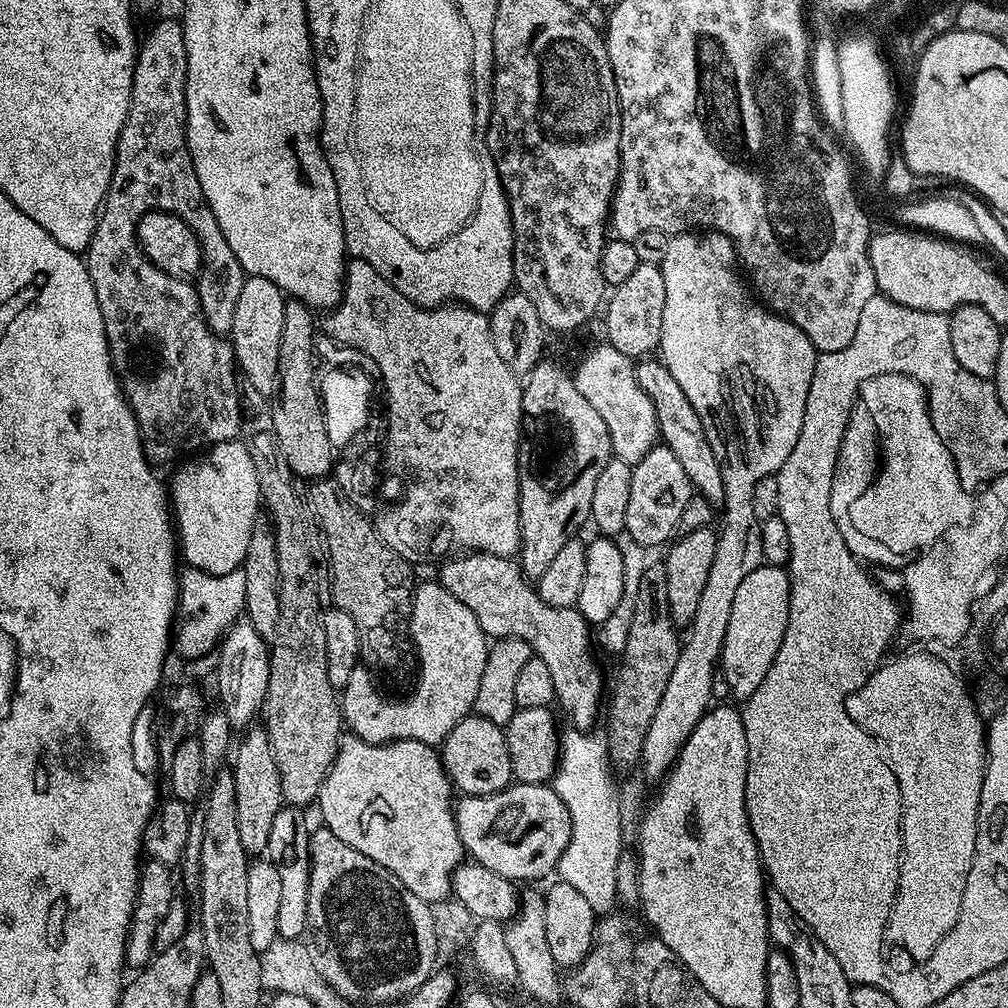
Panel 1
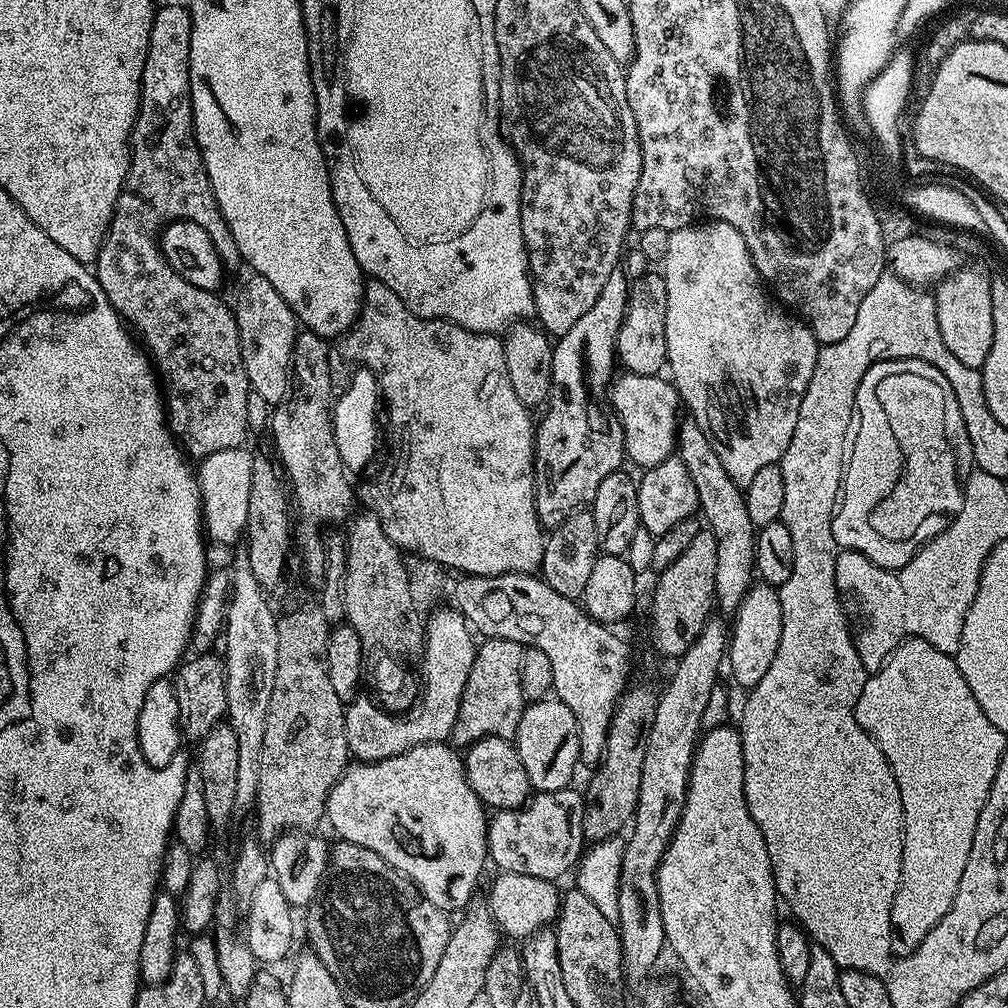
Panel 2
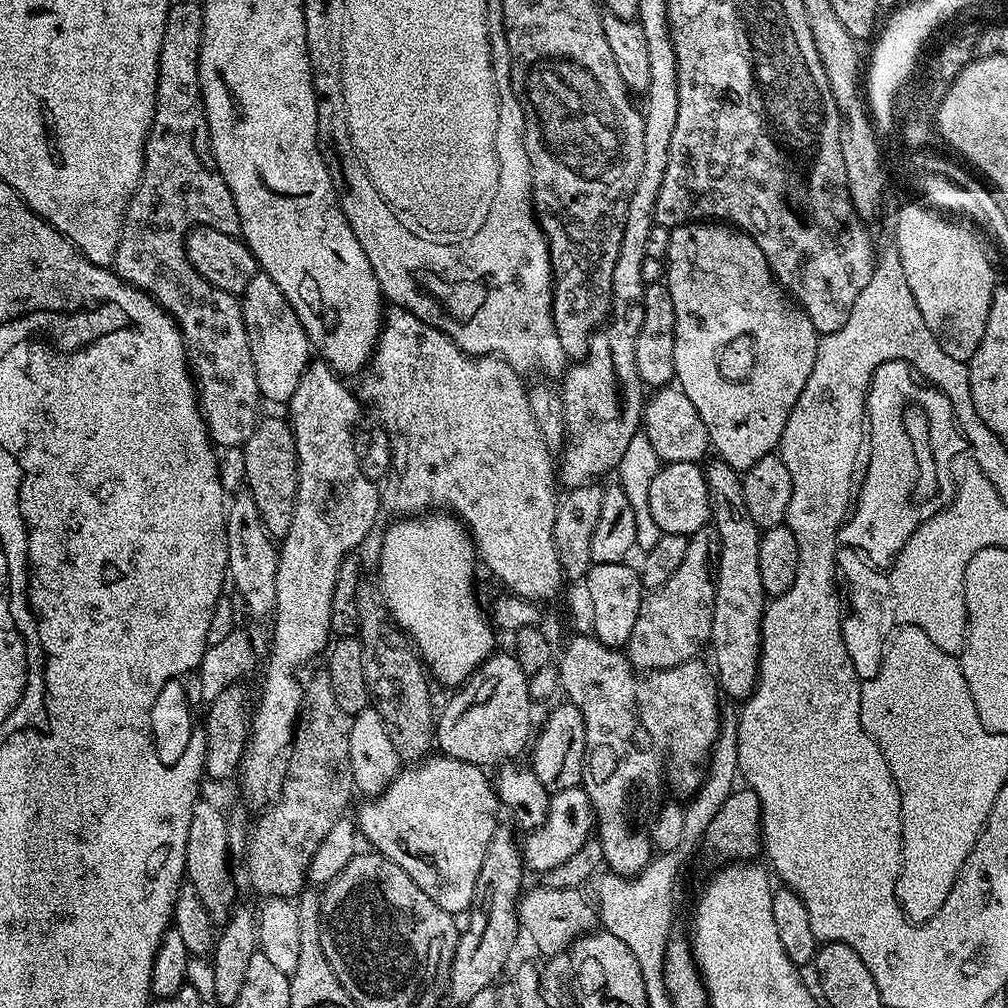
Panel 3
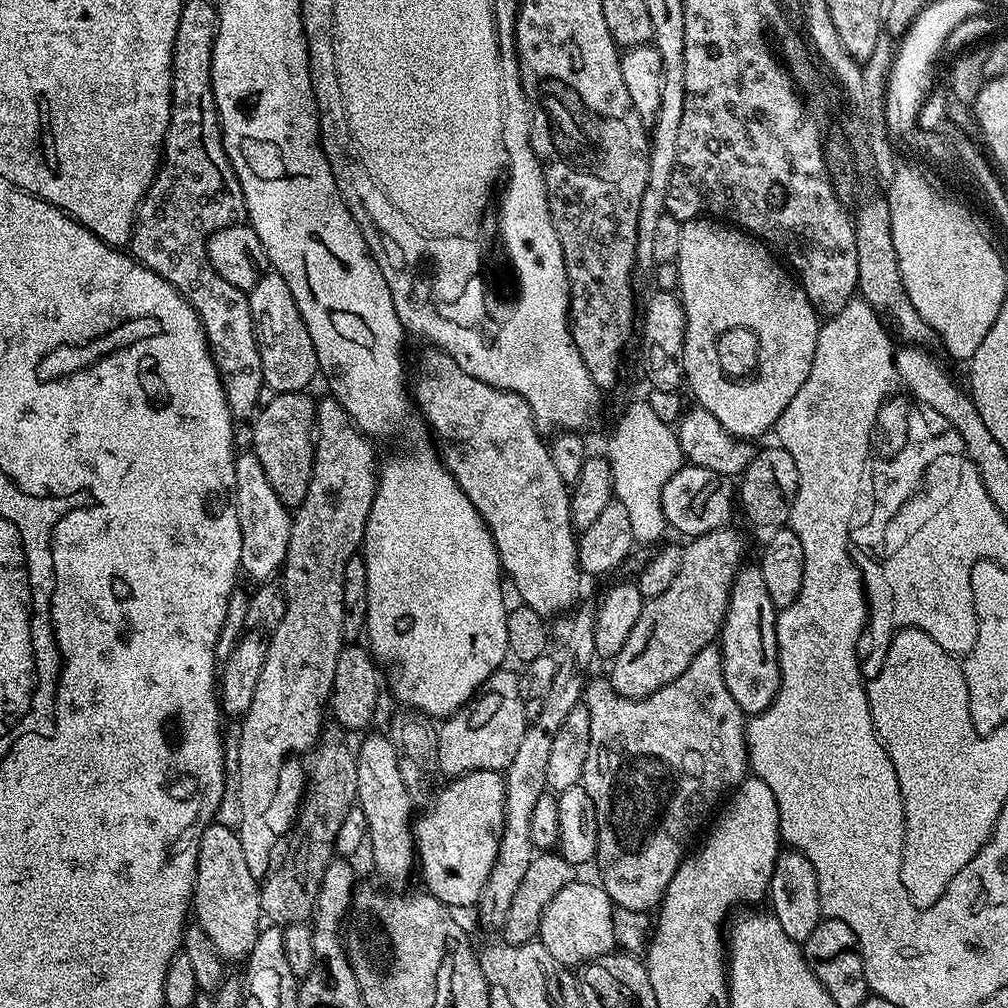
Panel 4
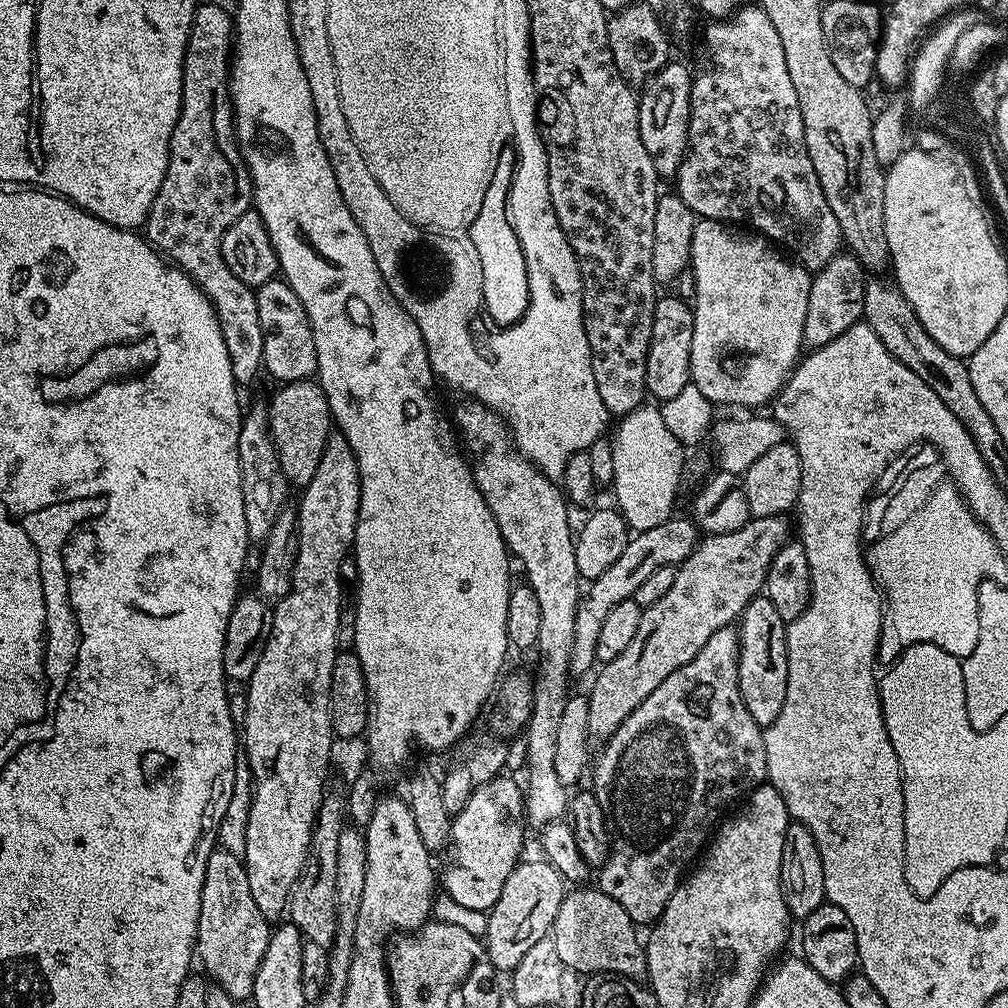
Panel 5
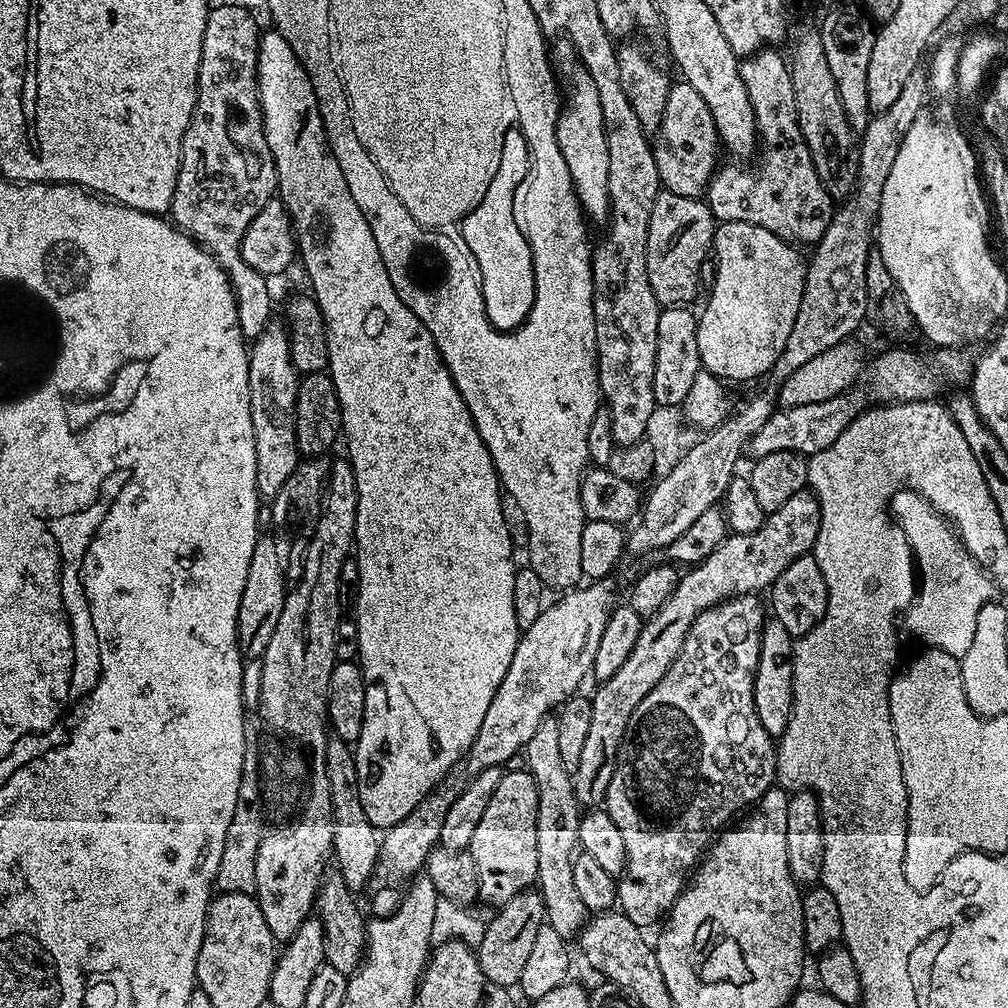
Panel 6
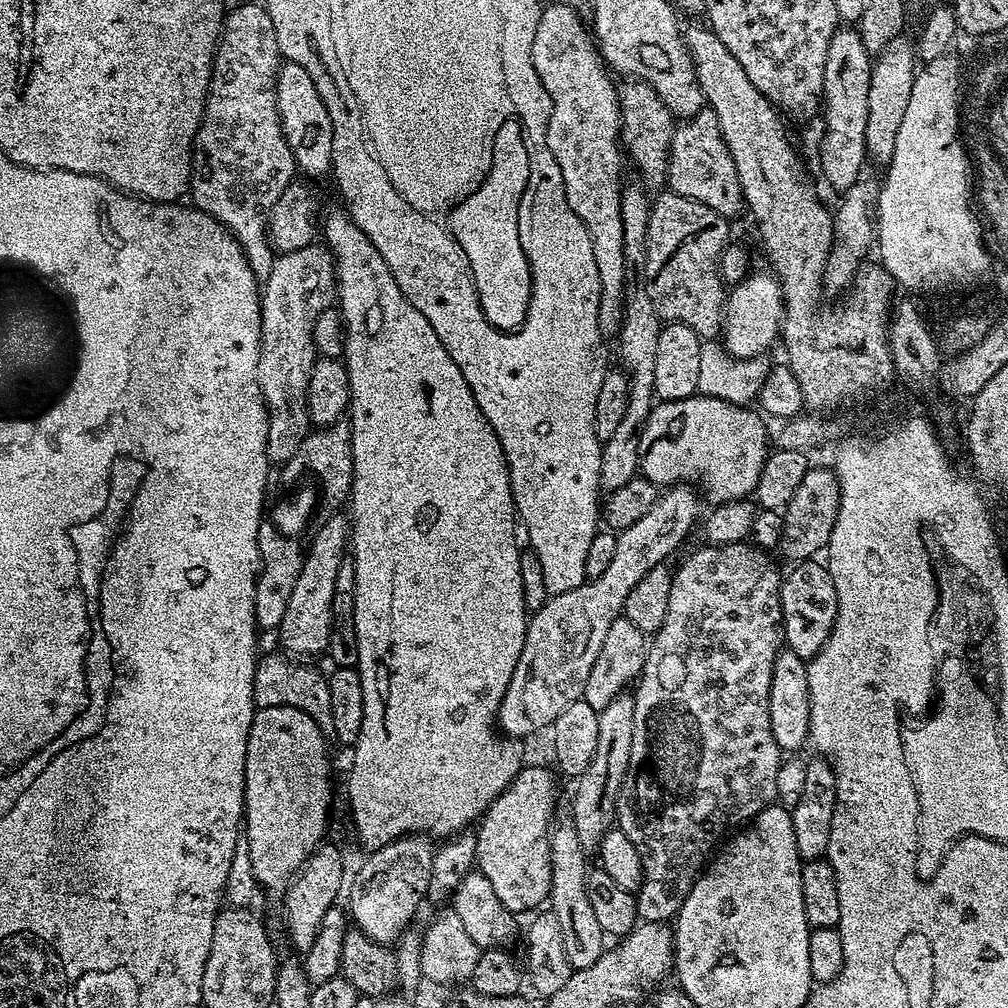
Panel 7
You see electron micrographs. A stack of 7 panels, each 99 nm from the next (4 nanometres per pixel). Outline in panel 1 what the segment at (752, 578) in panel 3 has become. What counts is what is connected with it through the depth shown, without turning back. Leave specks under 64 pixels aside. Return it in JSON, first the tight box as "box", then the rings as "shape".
{"box":[636,358,723,506],"shape":[[[644,358],[636,364],[636,377],[638,386],[642,386],[650,402],[654,402],[663,447],[674,450],[682,470],[686,470],[686,478],[690,478],[693,489],[699,495],[706,497],[714,506],[723,505],[722,470],[718,466],[718,458],[714,458],[714,450],[710,450],[710,438],[706,438],[706,430],[702,430],[702,418],[698,418],[694,405],[690,403],[690,398],[686,398],[682,386],[678,386],[674,374],[670,374],[663,359]]]}

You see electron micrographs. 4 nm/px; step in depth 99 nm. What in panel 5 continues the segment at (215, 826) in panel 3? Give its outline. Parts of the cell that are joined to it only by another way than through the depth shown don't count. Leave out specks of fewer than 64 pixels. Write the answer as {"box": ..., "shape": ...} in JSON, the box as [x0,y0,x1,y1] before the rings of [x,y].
{"box":[195,850,270,1002],"shape":[[[213,850],[206,862],[206,878],[202,886],[202,906],[198,914],[198,930],[196,931],[195,955],[204,963],[203,971],[226,994],[237,1002],[247,1001],[254,990],[254,974],[258,974],[258,966],[262,962],[262,954],[266,954],[270,921],[258,910],[258,902],[254,902],[254,894],[250,894],[250,882],[246,878],[243,859],[225,850]]]}

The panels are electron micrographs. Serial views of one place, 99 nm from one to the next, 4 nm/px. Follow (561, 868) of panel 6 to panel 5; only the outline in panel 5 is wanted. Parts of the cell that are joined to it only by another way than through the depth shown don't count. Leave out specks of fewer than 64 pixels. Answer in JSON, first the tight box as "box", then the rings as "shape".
{"box":[458,402,582,822],"shape":[[[468,402],[460,412],[458,428],[461,433],[468,432],[462,436],[463,443],[465,440],[474,451],[480,452],[476,456],[476,464],[474,460],[476,485],[480,487],[484,501],[494,514],[509,553],[515,559],[517,556],[524,563],[524,572],[528,575],[526,584],[537,594],[538,604],[541,607],[541,629],[535,645],[538,651],[540,650],[540,669],[532,680],[532,713],[522,733],[522,739],[524,739],[524,764],[528,767],[528,784],[526,783],[524,802],[526,816],[529,821],[547,822],[561,819],[570,808],[569,785],[564,784],[562,778],[558,778],[554,767],[554,742],[558,739],[558,722],[562,718],[562,710],[566,710],[566,702],[570,698],[568,667],[570,650],[574,642],[576,603],[580,601],[582,595],[582,580],[576,570],[574,528],[568,525],[569,505],[566,503],[563,491],[548,477],[541,474],[540,469],[529,462],[522,453],[516,451],[507,427],[497,420],[496,413],[490,411],[484,404]]]}

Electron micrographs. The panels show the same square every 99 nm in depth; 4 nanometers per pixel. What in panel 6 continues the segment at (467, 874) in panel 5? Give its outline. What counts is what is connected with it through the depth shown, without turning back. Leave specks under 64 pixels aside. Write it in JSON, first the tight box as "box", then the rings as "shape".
{"box":[470,770,538,906],"shape":[[[527,770],[507,772],[501,775],[494,794],[482,818],[470,851],[478,870],[479,899],[499,906],[514,898],[519,892],[529,891],[537,883],[538,874],[538,834],[536,815],[538,814],[538,790],[534,778]]]}

